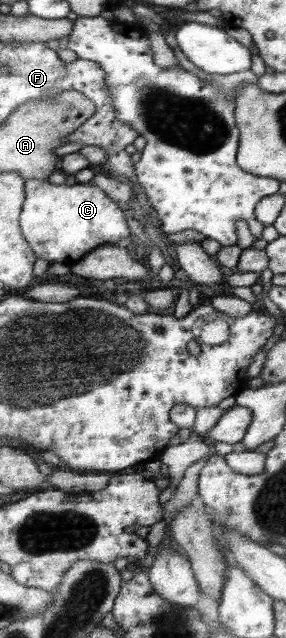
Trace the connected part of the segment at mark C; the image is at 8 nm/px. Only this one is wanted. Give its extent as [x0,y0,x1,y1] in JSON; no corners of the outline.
[21,179,131,266]

